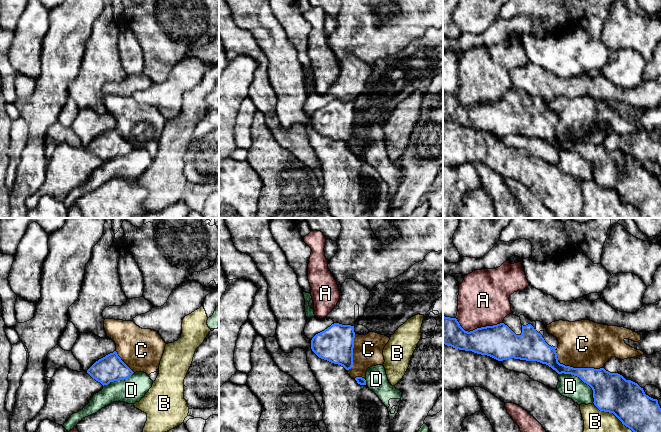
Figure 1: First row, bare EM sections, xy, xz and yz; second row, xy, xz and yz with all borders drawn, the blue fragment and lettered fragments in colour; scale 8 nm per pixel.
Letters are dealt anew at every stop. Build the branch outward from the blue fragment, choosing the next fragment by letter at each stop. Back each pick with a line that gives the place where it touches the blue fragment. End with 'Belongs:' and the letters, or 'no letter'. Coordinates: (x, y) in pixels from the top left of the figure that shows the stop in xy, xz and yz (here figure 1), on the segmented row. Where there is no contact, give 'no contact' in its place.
Belongs: no letter

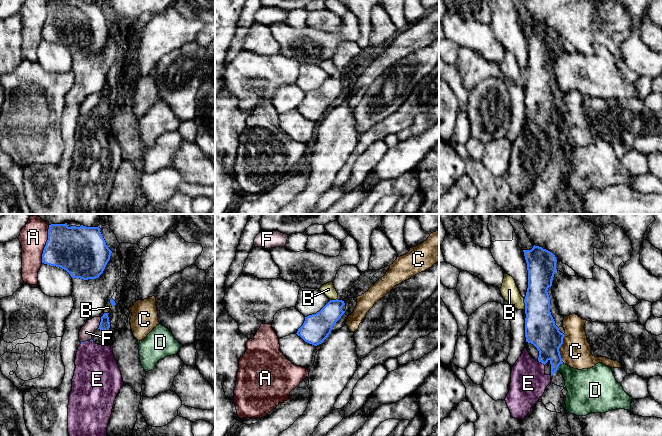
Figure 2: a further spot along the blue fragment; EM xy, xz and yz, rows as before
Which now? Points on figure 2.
E: contact yz (542, 363)
Belongs: E

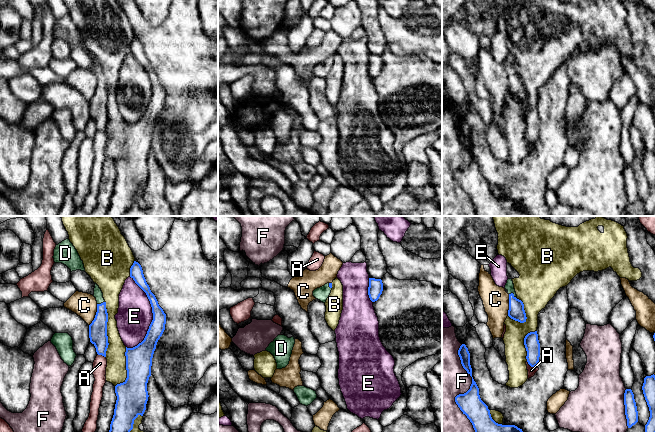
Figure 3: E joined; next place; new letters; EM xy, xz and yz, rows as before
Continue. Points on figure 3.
D: contact yz (513, 294)
Belongs: D

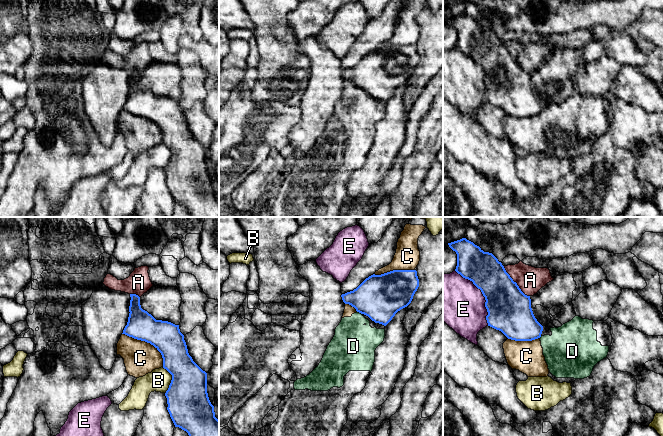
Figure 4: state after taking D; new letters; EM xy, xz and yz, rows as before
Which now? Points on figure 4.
Belongs: no letter

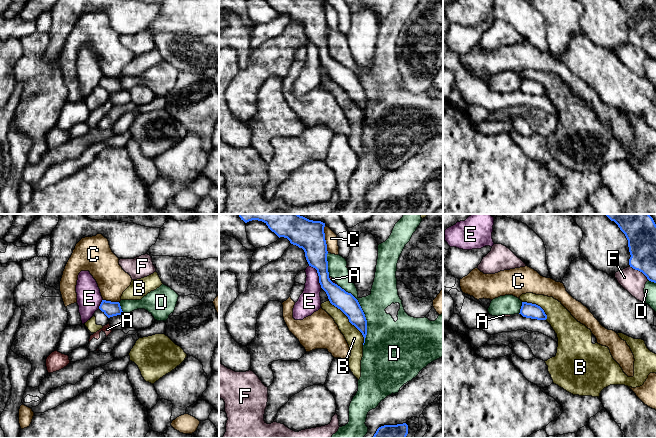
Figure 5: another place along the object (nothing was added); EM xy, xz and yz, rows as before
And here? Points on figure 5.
Belongs: no letter

